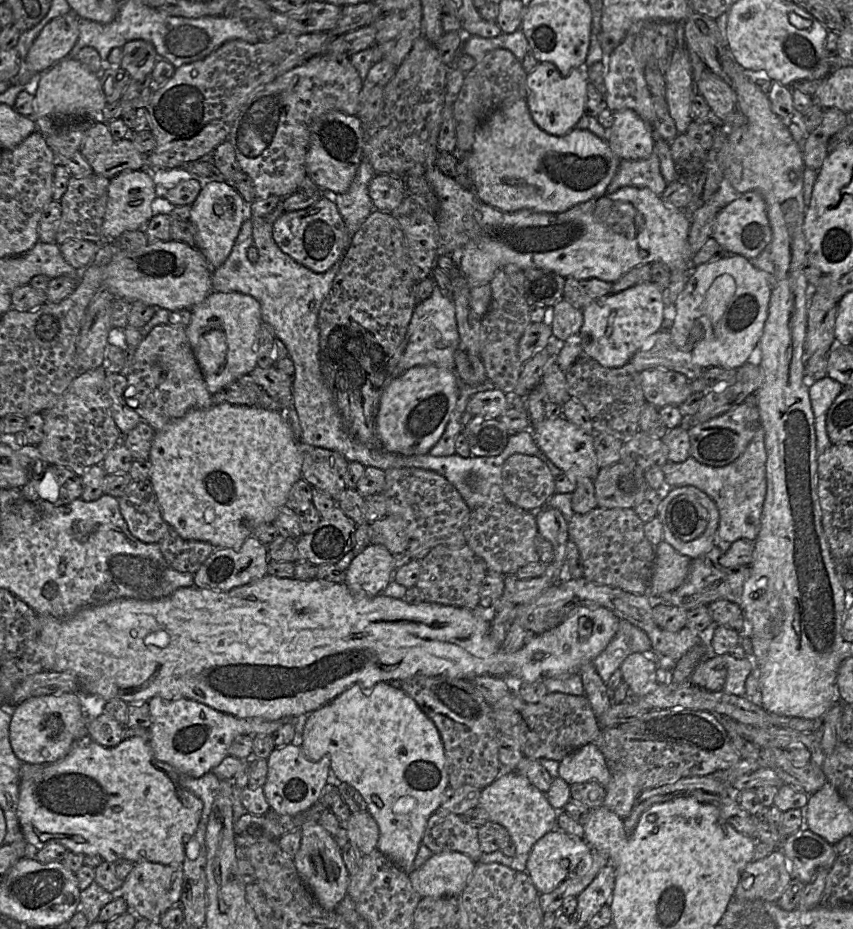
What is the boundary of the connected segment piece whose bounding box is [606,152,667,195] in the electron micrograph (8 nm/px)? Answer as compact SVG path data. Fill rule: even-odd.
M656 153L646 159L620 160L618 169L606 189L606 194L612 194L620 188L631 186L648 188L661 195L667 186L660 171L660 162Z

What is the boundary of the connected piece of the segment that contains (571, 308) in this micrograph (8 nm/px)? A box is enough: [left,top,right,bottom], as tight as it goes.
[543,299,583,341]

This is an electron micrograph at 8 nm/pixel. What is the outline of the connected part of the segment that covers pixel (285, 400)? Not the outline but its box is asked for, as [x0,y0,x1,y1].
[249,366,294,413]

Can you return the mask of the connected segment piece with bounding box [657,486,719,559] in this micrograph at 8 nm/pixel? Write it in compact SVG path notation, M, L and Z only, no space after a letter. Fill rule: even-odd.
M682 486L673 488L663 499L661 499L657 517L663 526L663 541L670 544L681 555L688 556L691 559L697 558L708 553L718 542L717 529L719 524L719 511L715 502L703 491L694 486ZM679 495L691 495L706 508L709 514L709 520L704 532L696 539L683 542L676 538L670 531L666 521L666 511L669 503Z

